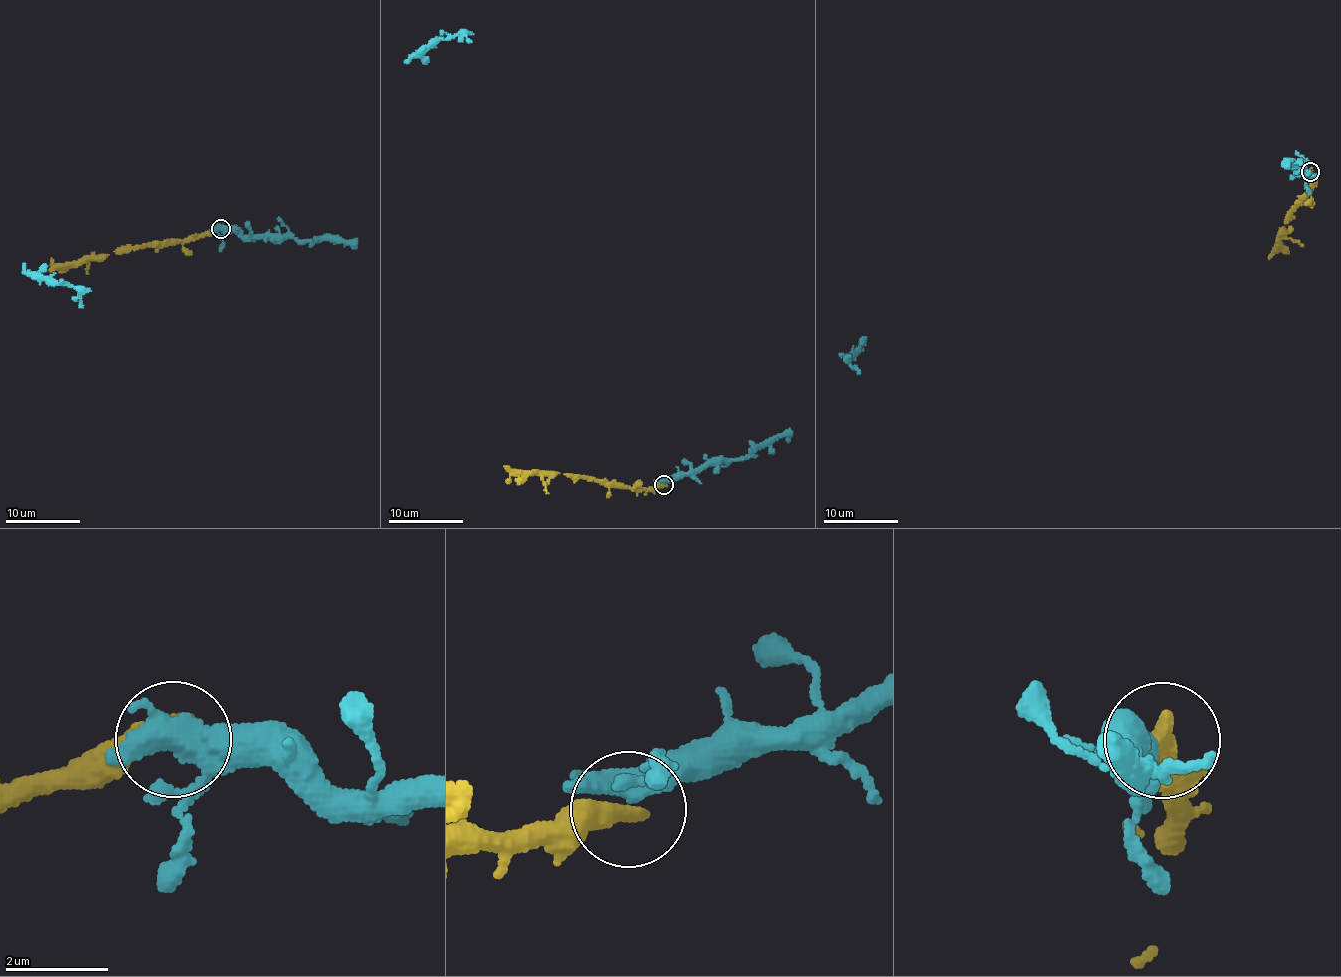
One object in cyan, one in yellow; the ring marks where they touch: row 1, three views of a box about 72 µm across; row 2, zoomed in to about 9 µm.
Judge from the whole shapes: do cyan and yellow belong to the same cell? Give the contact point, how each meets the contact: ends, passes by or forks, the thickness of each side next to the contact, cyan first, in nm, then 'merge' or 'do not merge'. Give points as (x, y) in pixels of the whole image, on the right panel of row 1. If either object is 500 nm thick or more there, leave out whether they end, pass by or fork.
at (1310, 171); 400 nm thick on the cyan side, 500 nm on the other; merge

